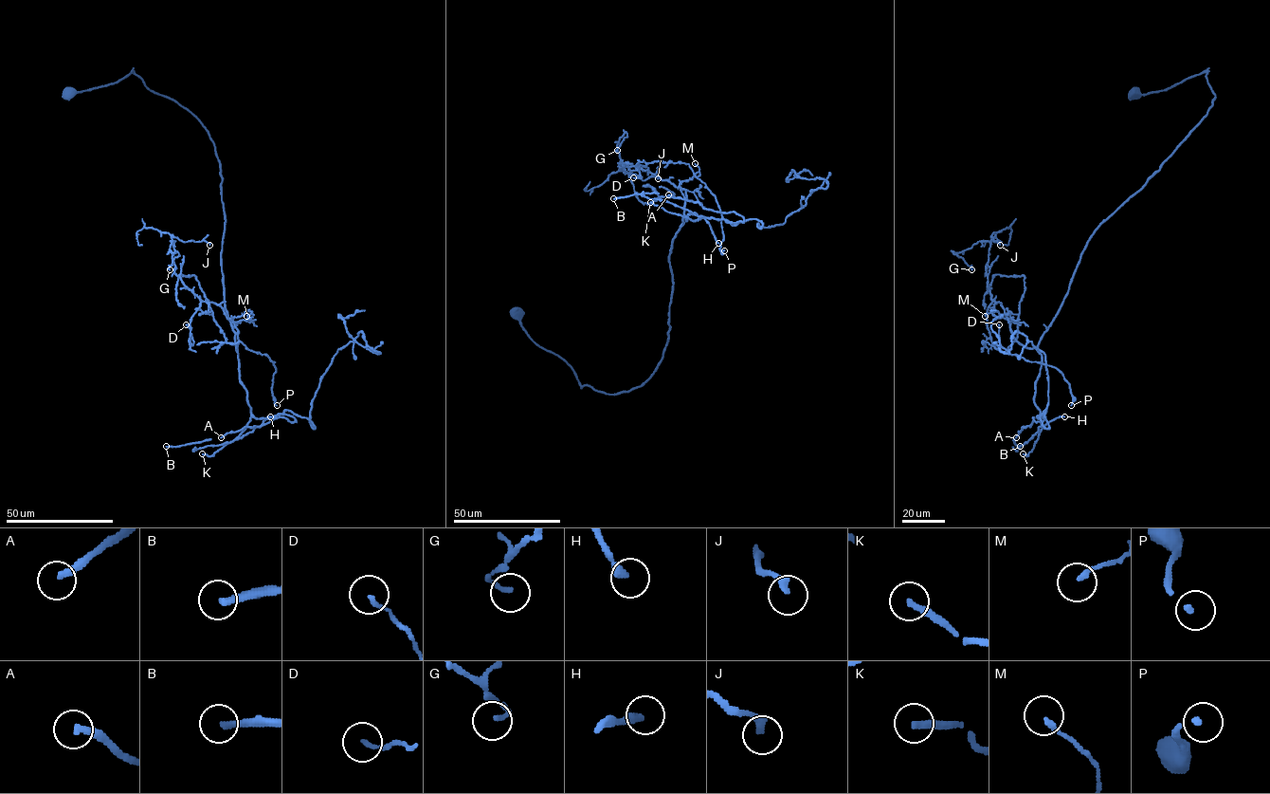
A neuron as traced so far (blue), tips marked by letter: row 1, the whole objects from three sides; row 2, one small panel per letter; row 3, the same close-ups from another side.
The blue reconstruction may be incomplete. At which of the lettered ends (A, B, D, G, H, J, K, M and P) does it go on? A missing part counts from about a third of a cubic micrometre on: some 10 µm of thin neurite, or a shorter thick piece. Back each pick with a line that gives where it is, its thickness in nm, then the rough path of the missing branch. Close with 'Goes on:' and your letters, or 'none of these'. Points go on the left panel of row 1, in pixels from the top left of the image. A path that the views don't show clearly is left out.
B: (166, 446) | 260 nm
Goes on: B

